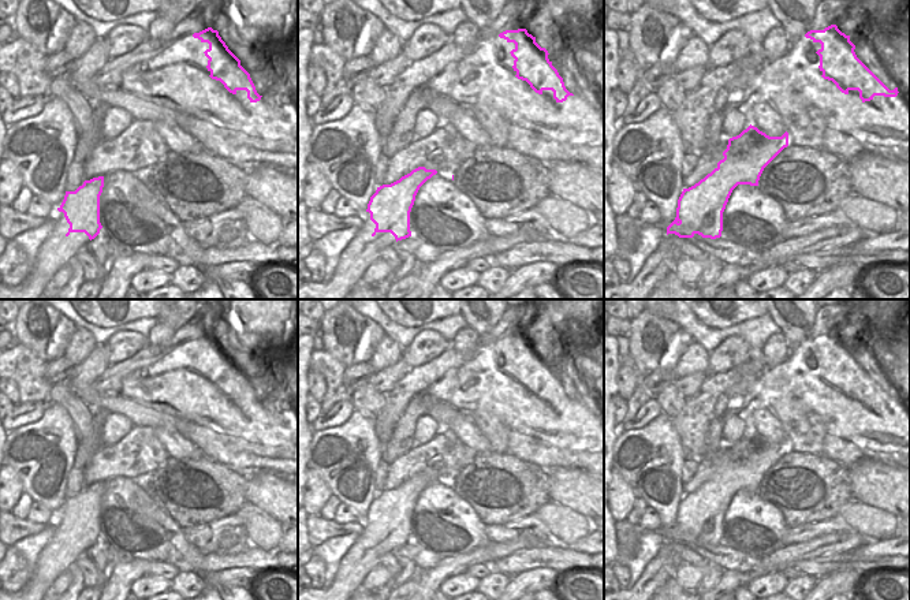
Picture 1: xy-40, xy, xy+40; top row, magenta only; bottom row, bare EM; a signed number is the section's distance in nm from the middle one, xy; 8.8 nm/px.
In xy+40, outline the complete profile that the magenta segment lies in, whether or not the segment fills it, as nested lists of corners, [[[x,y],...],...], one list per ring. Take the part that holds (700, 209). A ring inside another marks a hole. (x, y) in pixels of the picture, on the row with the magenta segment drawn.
[[[754,126],[728,139],[724,159],[704,179],[683,189],[675,220],[630,283],[604,290],[604,299],[646,299],[682,257],[679,241],[701,235],[716,239],[723,231],[723,212],[738,185],[758,186],[764,168],[788,146],[788,133],[769,137]]]

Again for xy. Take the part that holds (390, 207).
[[[418,167],[391,185],[377,187],[362,216],[362,227],[343,250],[332,276],[298,288],[298,299],[344,299],[383,249],[411,236],[410,212],[419,187],[436,169]]]

